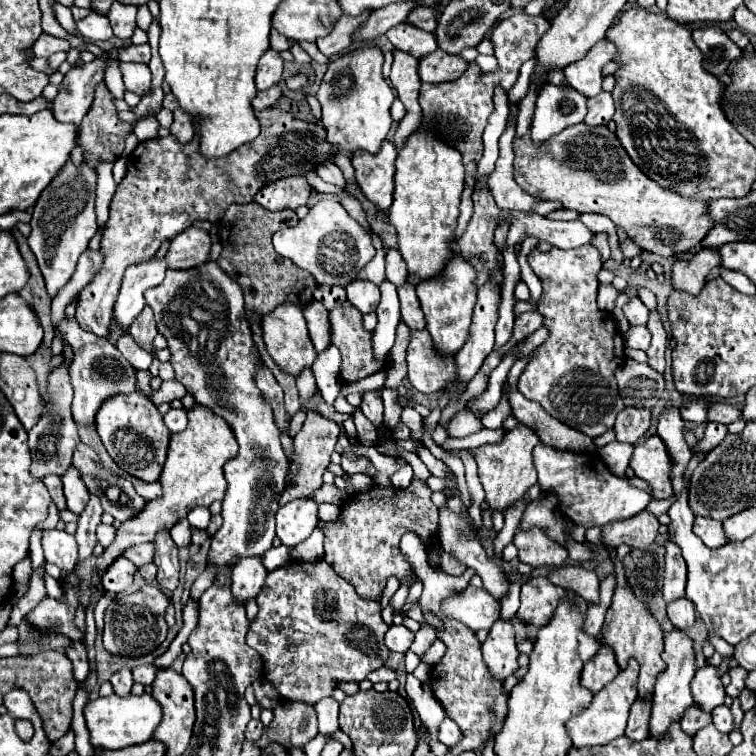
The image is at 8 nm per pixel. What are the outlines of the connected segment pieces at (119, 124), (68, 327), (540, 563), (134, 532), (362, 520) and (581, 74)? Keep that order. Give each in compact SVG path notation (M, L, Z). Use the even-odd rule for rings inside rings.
M99 83L99 87L95 87L95 99L93 105L89 109L89 113L83 117L81 125L79 125L79 145L83 145L85 149L85 161L91 167L97 167L99 161L113 161L117 159L123 149L125 149L125 137L133 131L131 123L125 123L119 119L119 109L115 107L115 97L111 95L111 91L105 87L105 83Z
M63 319L57 325L57 331L63 335L63 339L73 347L75 359L69 367L69 377L73 385L73 415L79 425L91 425L95 421L95 413L99 411L101 403L117 393L133 393L135 387L135 369L123 361L115 361L115 347L109 343L109 339L99 339L93 333L87 333L75 323L75 319Z
M537 527L531 531L517 531L513 543L519 549L519 561L531 565L533 569L561 567L567 561L565 547L549 539Z
M195 405L187 415L189 415L187 429L177 433L177 435L173 435L171 443L169 443L167 461L163 465L163 475L159 477L163 495L159 499L147 501L143 511L139 511L139 515L131 517L131 521L121 523L117 527L113 543L103 551L103 555L99 555L99 557L91 555L89 559L85 559L85 561L81 561L77 565L75 575L83 583L83 589L97 587L99 591L105 591L101 581L97 585L93 583L93 573L97 573L101 577L107 571L107 567L127 551L127 547L153 541L155 535L159 533L159 529L167 529L169 531L177 521L185 519L187 513L197 505L209 507L213 501L223 501L225 491L227 491L223 465L229 459L233 459L233 455L237 453L239 445L237 445L237 441L233 437L233 431L227 427L227 423L221 417L217 417L213 411L209 411L207 407Z
M413 479L407 489L395 487L371 487L369 491L355 493L347 497L341 505L337 521L321 521L317 527L323 531L325 539L325 557L327 561L345 581L349 581L361 597L379 601L383 597L383 589L389 577L397 577L399 583L407 583L409 587L415 583L415 571L411 571L407 559L399 551L401 535L413 531L419 535L427 551L441 551L435 567L449 575L463 575L467 565L459 563L453 555L441 549L439 543L439 509L431 503L431 489L427 481Z
M605 39L599 41L581 61L575 61L563 69L567 83L585 97L599 95L603 81L601 67L609 63L613 57L615 57L615 45Z

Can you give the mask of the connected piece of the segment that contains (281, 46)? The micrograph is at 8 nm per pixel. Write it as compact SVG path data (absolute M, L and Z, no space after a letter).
M271 28L270 47L275 49L276 51L281 52L289 49L290 43L284 35L280 34L276 29Z

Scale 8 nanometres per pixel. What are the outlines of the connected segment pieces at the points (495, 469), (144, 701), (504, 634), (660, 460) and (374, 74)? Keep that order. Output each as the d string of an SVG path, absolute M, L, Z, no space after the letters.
M519 423L515 429L505 431L505 435L499 443L487 443L487 445L481 445L475 449L479 479L485 489L485 499L489 503L489 509L483 513L483 527L491 529L491 525L493 525L491 509L505 509L511 501L521 499L529 491L529 487L533 487L537 483L533 457L531 457L531 451L537 443L539 443L539 437L535 435L535 431L531 431L529 427L523 427L523 423Z
M143 693L141 697L109 695L109 697L99 697L95 701L87 701L83 715L85 715L87 729L89 729L91 745L101 747L101 749L119 749L119 747L131 747L137 743L145 743L151 739L153 731L161 723L161 707L147 693Z
M497 619L483 643L483 659L489 671L499 679L513 675L519 669L517 655L519 651L515 647L515 633L511 621Z
M657 435L641 441L635 447L629 467L633 469L635 477L651 485L653 499L669 499L673 495L671 479L669 479L671 459L665 451L665 443Z
M377 47L359 49L329 63L329 69L319 85L317 99L321 103L321 123L327 131L327 143L337 147L343 153L353 155L355 151L377 153L381 143L391 129L389 107L395 99L391 87L381 75L383 53Z

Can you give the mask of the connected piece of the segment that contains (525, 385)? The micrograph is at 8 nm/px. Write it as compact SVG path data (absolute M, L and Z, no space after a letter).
M583 245L579 249L559 249L551 247L549 251L539 251L537 247L527 255L527 261L533 273L543 283L543 295L539 299L537 311L543 315L543 327L549 329L549 337L537 347L529 363L525 365L517 389L531 401L537 401L549 415L567 423L569 427L583 431L589 437L599 437L613 427L619 411L625 409L623 399L617 391L615 369L625 359L623 337L617 331L615 319L597 307L597 273L603 267L601 255L593 245Z

